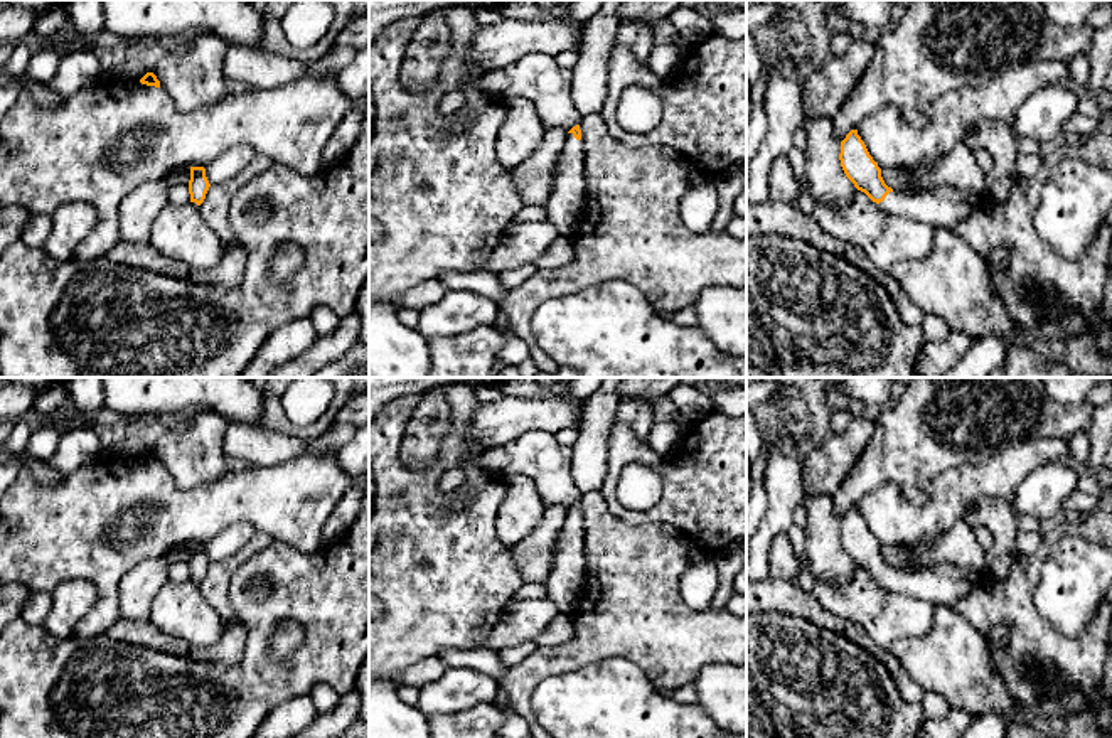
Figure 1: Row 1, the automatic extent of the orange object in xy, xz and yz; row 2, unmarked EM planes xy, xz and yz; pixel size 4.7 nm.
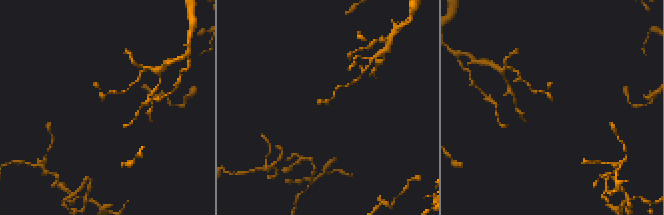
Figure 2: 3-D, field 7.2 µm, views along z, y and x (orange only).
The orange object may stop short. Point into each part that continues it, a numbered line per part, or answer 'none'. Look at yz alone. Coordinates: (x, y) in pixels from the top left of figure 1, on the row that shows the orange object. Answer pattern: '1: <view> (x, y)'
1: yz (946, 206)

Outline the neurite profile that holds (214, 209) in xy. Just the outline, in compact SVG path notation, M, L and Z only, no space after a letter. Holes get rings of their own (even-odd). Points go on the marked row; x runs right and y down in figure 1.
M256 153L253 160L233 179L209 187L204 202L199 206L202 219L211 226L222 243L236 244L239 238L229 226L229 206L236 192L253 177L266 172L273 162L266 155Z

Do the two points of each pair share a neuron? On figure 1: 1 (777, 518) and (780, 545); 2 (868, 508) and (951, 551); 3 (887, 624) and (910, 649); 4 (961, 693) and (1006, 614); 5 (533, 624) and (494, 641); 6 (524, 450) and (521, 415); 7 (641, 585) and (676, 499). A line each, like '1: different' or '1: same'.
1: different
2: different
3: different
4: different
5: same
6: different
7: different

